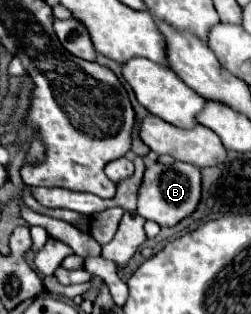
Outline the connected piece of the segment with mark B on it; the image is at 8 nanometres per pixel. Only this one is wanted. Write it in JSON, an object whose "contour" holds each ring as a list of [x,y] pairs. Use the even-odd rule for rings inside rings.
{"contour":[[[156,162],[150,164],[144,172],[144,180],[138,190],[138,212],[146,220],[154,220],[160,226],[174,226],[194,212],[198,200],[200,200],[200,170],[196,166],[184,162],[164,166]]]}

